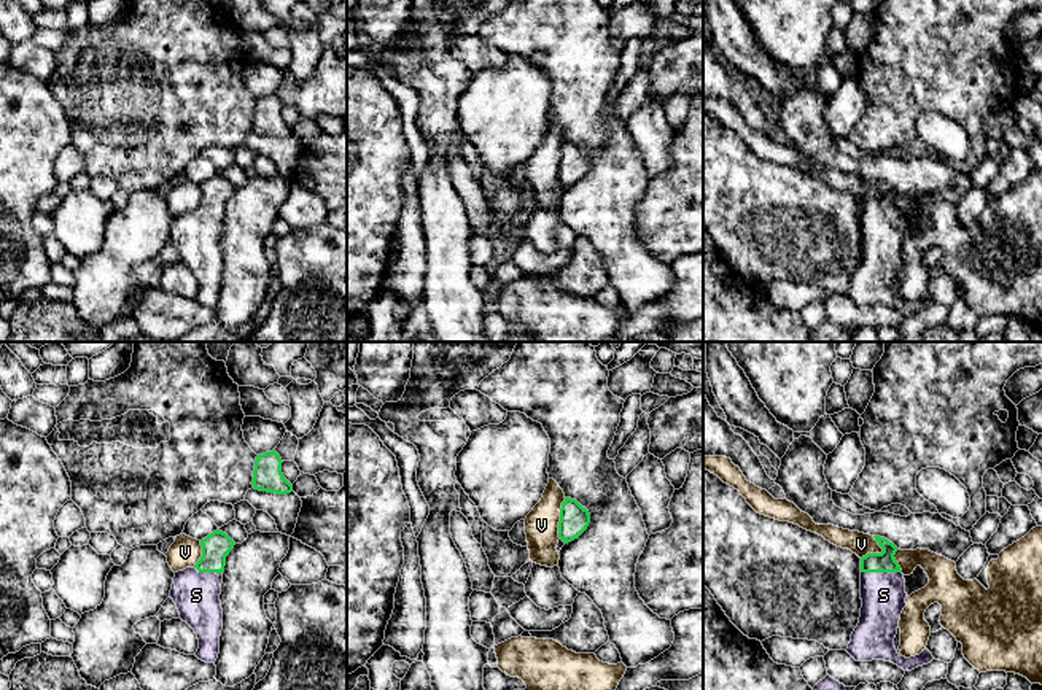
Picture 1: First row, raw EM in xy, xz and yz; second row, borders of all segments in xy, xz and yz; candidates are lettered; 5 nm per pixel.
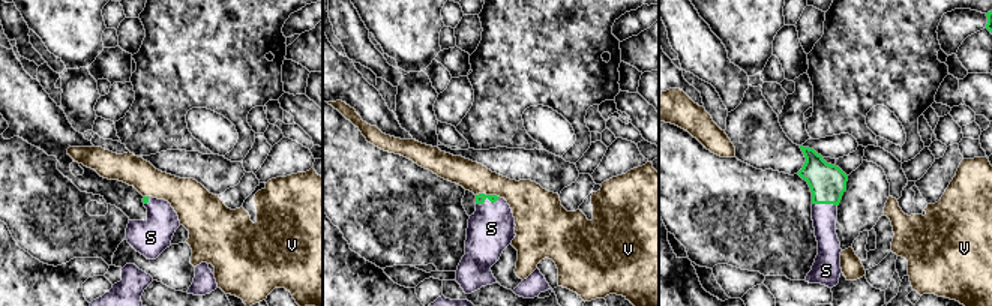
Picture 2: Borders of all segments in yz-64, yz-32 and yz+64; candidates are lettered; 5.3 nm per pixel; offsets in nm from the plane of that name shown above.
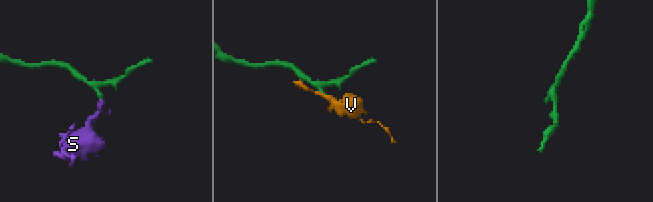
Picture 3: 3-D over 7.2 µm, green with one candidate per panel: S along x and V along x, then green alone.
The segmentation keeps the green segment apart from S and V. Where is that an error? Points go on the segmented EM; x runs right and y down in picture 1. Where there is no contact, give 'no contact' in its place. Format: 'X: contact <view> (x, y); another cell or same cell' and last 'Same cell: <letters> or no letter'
S: contact yz (882, 571); same cell
V: contact xz (560, 519); another cell
Same cell: S

